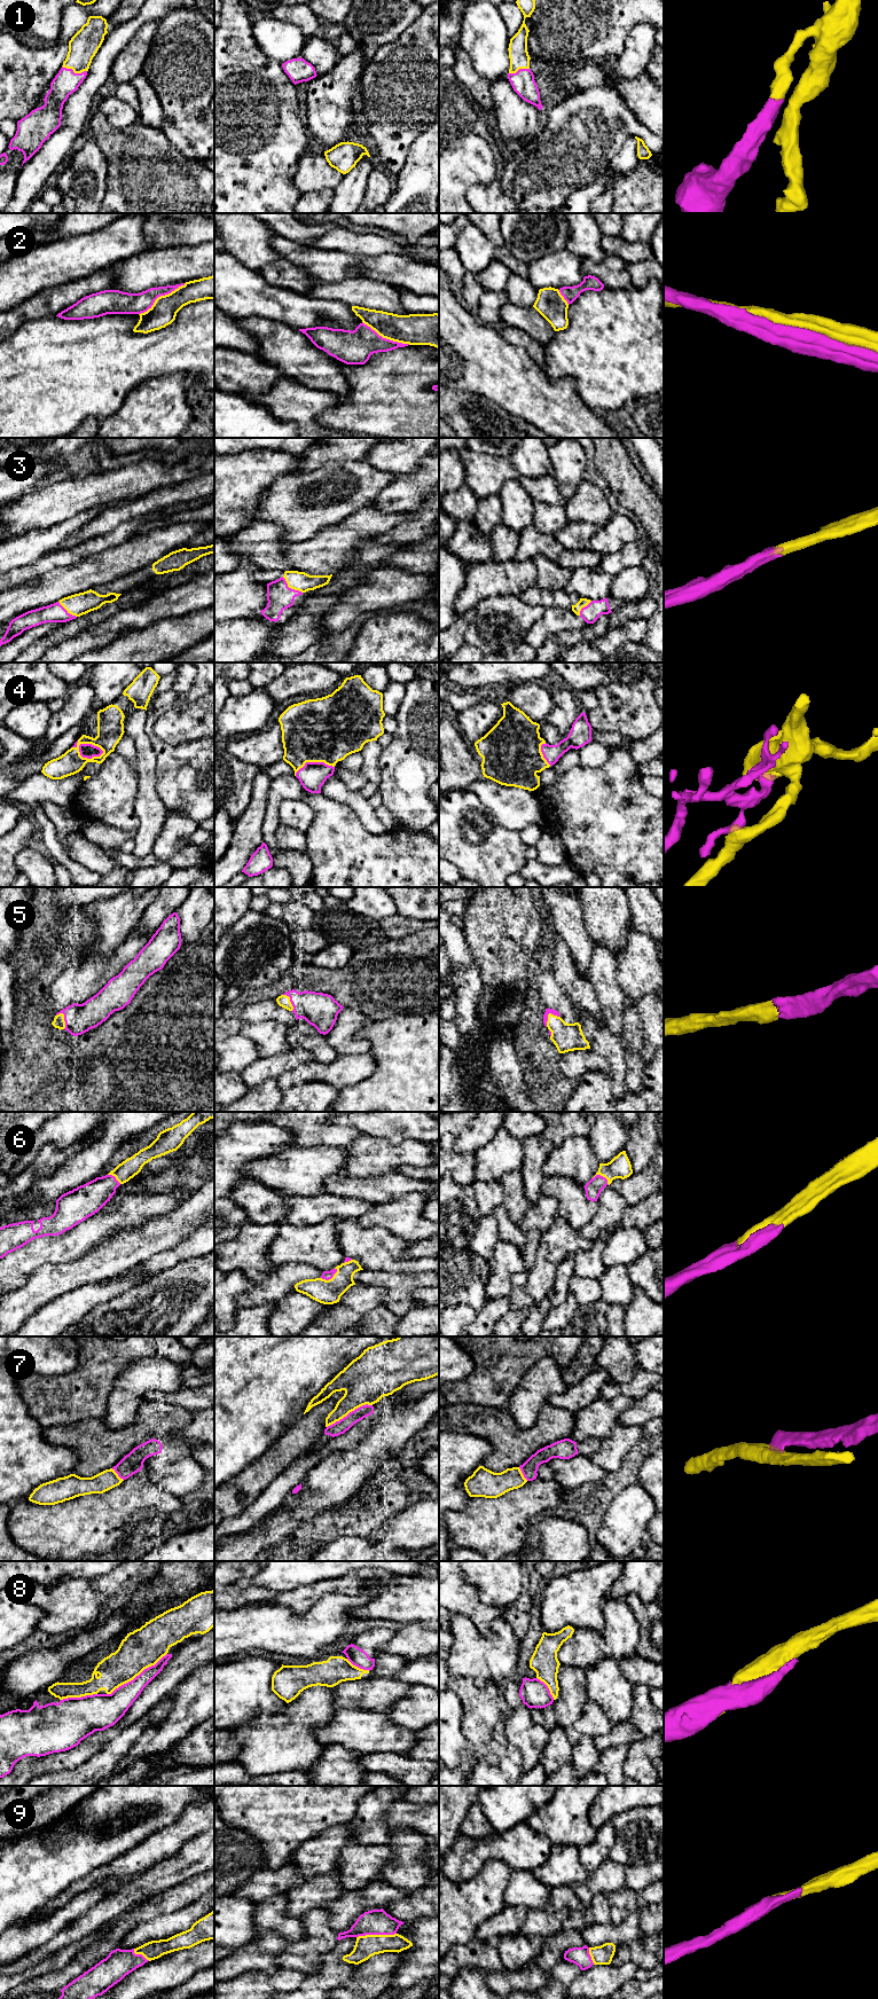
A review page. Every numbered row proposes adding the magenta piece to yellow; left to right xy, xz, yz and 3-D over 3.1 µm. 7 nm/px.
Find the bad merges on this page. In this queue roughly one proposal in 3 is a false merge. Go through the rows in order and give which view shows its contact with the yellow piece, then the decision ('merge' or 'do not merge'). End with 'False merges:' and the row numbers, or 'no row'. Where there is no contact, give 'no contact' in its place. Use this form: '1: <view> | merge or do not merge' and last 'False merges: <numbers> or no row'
1: xy | merge
2: xy | do not merge
3: xz | merge
4: xy | merge
5: yz | merge
6: xz | merge
7: xz | do not merge
8: xy | do not merge
9: xz | merge
False merges: 2, 7, 8

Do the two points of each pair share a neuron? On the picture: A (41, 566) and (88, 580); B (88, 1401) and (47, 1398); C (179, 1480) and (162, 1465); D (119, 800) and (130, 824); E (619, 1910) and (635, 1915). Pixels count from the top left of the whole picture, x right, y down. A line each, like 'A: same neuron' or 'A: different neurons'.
A: different neurons
B: same neuron
C: same neuron
D: same neuron
E: different neurons

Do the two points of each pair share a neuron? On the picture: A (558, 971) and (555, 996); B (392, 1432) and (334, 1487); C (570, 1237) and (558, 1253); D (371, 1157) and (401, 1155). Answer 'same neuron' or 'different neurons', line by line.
A: different neurons
B: same neuron
C: same neuron
D: same neuron

